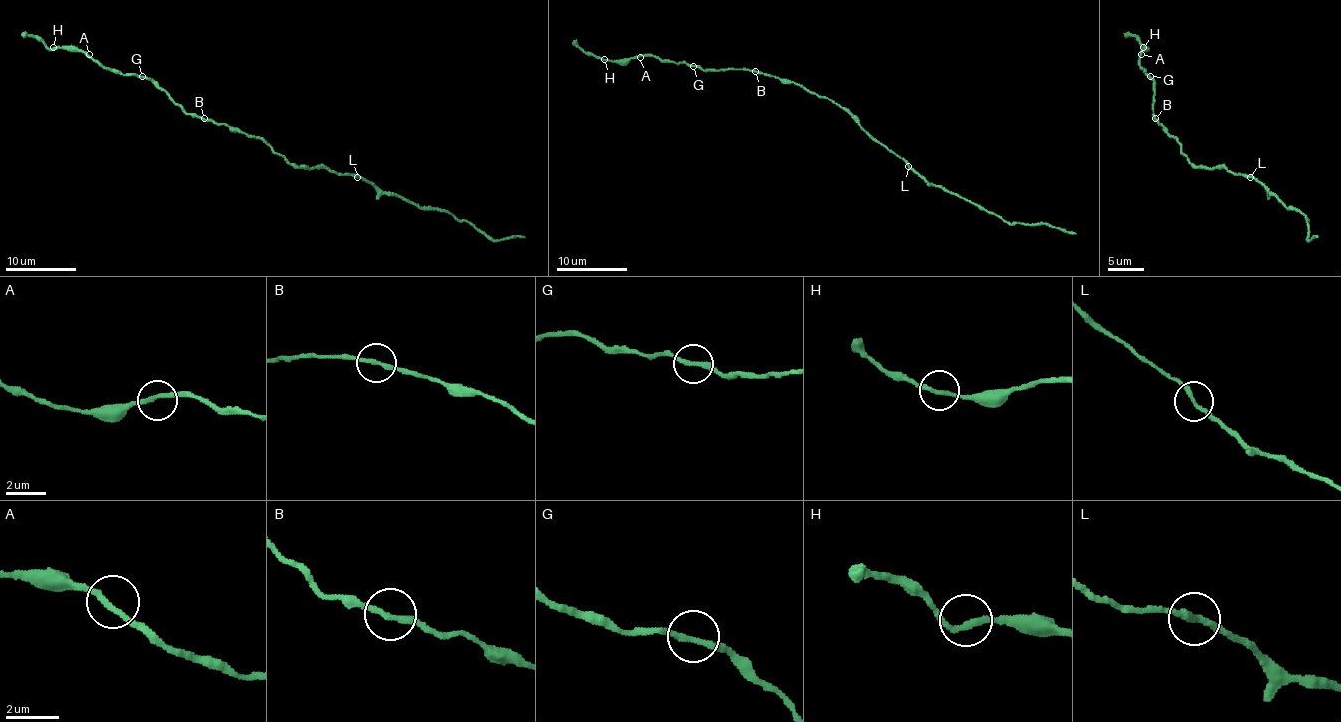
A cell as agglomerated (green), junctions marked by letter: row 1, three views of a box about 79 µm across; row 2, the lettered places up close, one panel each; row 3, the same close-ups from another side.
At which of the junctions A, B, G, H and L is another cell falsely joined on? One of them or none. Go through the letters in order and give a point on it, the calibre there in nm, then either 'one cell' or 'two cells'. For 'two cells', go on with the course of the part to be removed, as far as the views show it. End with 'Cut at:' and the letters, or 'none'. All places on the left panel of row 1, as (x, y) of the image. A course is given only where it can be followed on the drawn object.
A: at (89, 54); 240 nm thick; one cell
B: at (204, 118); 200 nm thick; one cell
G: at (142, 76); 240 nm thick; one cell
H: at (53, 47); 240 nm thick; one cell
L: at (357, 177); 240 nm thick; two cells; foreign part runs (357, 177), (378, 191), (421, 207), (444, 209), (494, 239), (524, 237)
Cut at: L

